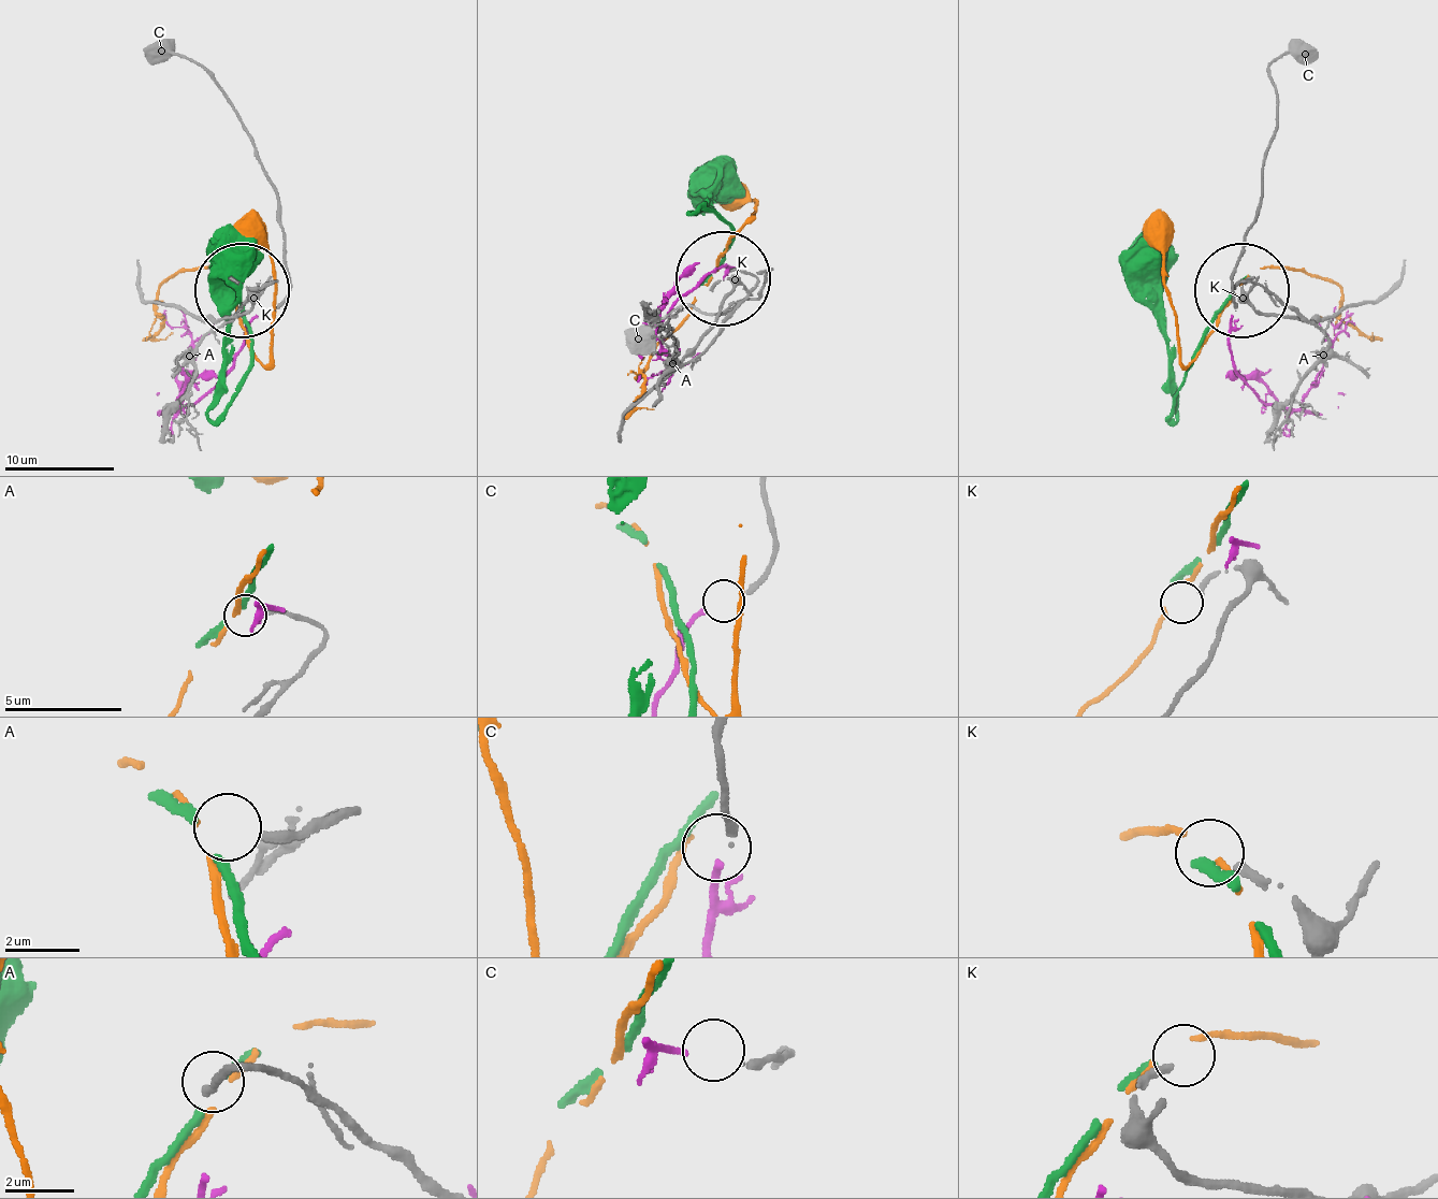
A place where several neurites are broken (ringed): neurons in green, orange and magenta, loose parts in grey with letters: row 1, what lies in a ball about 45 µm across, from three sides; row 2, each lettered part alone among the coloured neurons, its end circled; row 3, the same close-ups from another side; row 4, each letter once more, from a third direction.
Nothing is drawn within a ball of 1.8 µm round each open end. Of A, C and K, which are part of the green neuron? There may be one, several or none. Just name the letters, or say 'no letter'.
K

